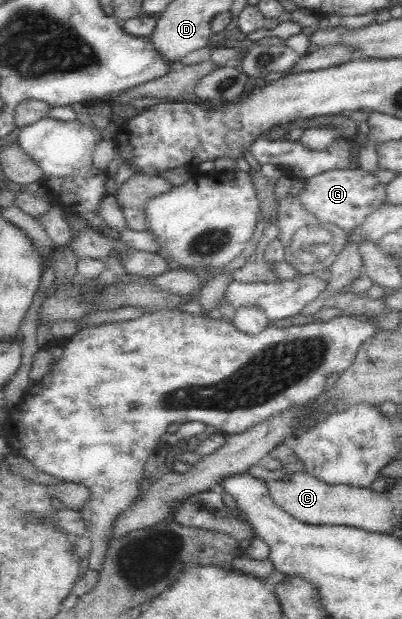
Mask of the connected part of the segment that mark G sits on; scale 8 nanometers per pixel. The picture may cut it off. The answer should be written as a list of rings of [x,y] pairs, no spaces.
[[[360,167],[354,170],[332,170],[314,178],[304,179],[304,190],[299,194],[301,205],[311,212],[324,226],[335,224],[347,233],[357,229],[365,220],[385,202],[385,184],[373,174]]]

